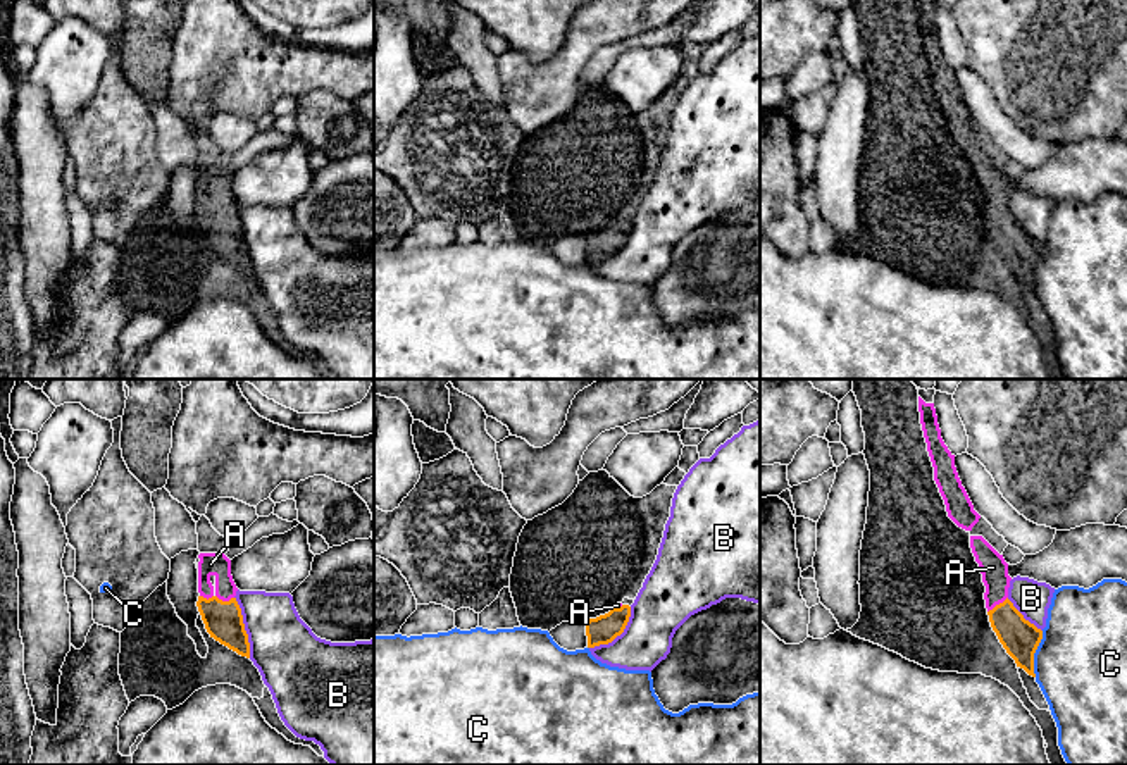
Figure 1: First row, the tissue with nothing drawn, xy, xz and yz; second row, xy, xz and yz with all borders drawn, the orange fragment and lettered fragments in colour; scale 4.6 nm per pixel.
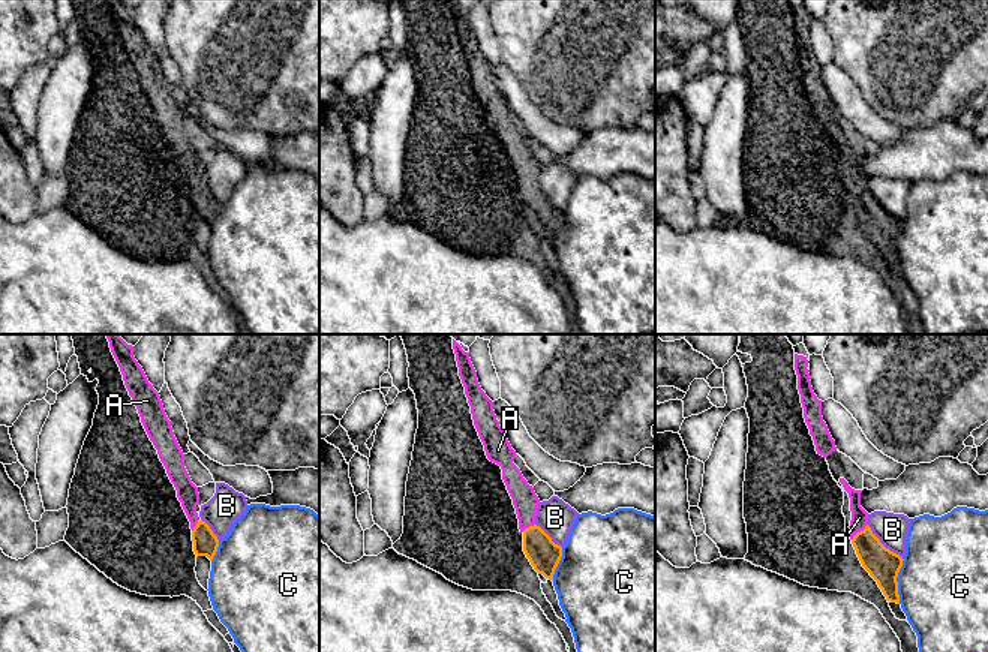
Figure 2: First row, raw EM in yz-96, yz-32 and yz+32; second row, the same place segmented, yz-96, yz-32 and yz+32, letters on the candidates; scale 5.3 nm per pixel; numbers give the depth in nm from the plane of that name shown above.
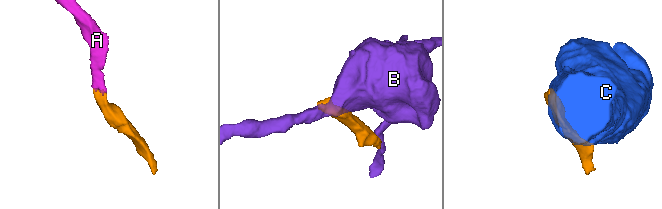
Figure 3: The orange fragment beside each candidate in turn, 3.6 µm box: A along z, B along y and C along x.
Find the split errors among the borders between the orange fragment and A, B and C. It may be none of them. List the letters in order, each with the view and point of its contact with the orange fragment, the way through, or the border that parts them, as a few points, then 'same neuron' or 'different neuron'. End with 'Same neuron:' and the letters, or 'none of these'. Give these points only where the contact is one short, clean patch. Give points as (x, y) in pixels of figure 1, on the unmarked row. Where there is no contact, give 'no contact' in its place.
A: meets orange in yz at (996, 219); runs through yz (1021, 252), (996, 219), (993, 181); same neuron
B: meets orange in xy at (243, 242); different neuron
C: meets orange in yz at (1034, 266); different neuron
Same neuron: A

